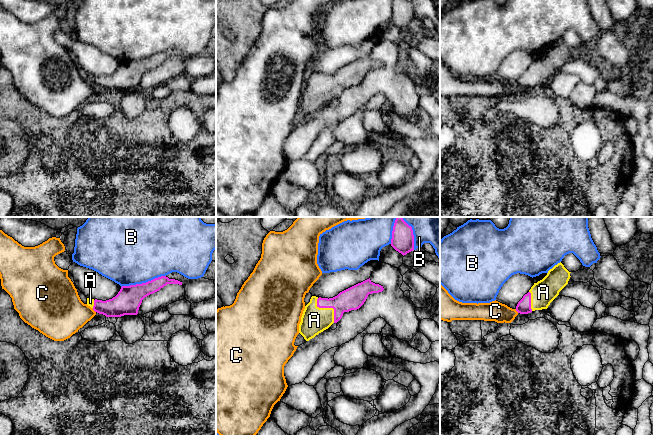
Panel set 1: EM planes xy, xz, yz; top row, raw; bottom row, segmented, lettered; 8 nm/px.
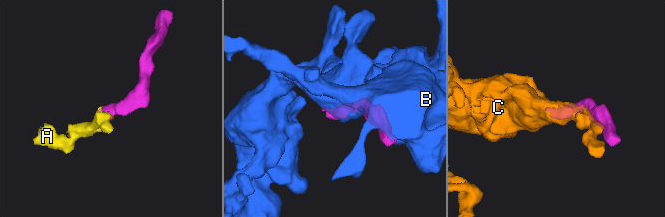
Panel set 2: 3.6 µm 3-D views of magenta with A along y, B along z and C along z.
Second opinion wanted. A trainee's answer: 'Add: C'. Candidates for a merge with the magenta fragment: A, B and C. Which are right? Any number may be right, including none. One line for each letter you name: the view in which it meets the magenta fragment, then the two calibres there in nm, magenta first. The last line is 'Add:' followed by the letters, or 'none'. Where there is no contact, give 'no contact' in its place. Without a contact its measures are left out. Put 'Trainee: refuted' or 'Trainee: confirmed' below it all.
A: meets magenta in xz; 180 nm thick on the magenta side, 220 nm on the other
Add: A
Trainee: refuted

